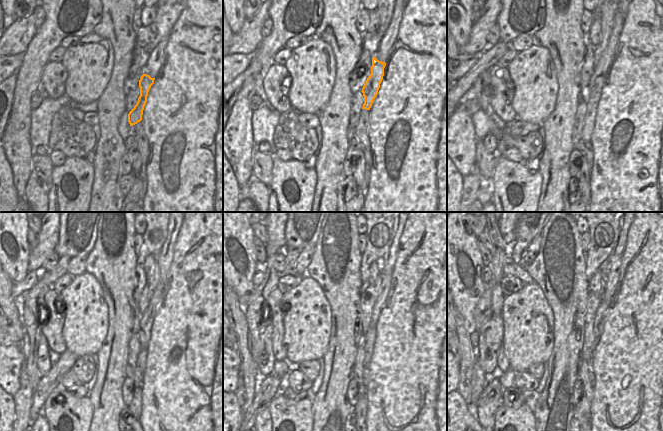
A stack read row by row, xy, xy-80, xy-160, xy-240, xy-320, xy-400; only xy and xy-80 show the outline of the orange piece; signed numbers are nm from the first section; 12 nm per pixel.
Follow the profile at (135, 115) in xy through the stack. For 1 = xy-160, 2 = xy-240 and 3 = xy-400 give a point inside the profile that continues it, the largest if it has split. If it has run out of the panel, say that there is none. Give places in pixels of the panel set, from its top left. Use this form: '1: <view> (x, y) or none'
1: xy-160 (598, 78)
2: xy-240 (165, 255)
3: xy-400 (622, 240)

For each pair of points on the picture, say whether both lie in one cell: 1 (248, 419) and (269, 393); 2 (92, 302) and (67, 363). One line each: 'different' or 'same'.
1: same
2: different

